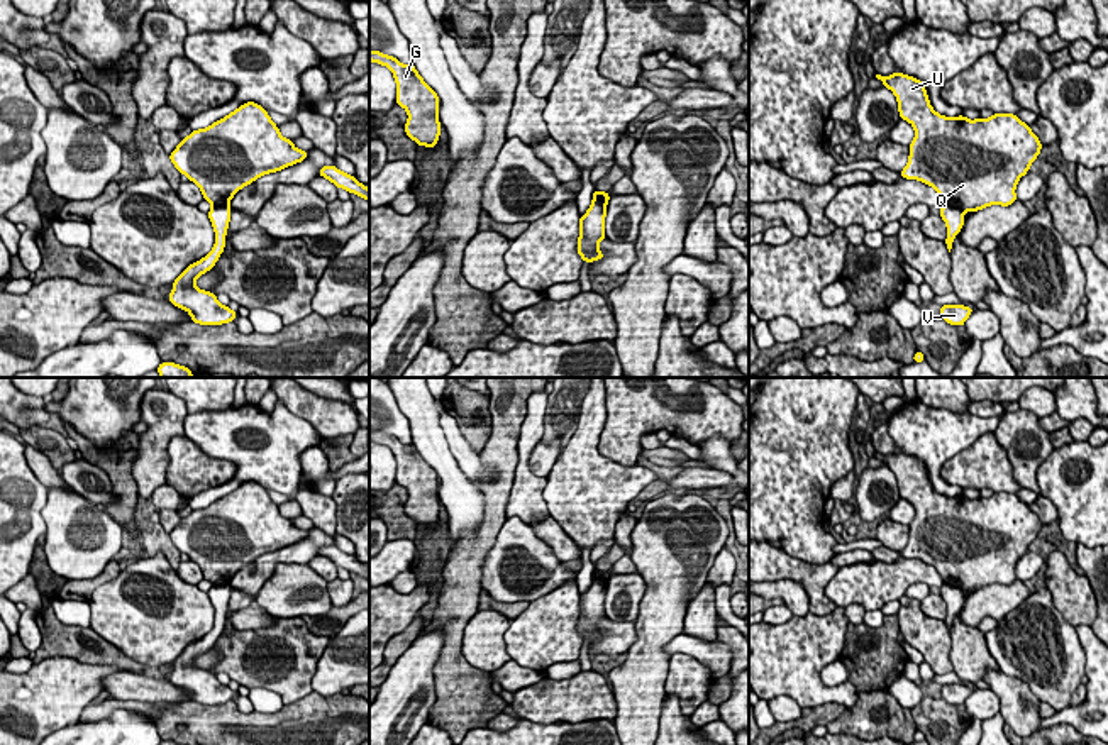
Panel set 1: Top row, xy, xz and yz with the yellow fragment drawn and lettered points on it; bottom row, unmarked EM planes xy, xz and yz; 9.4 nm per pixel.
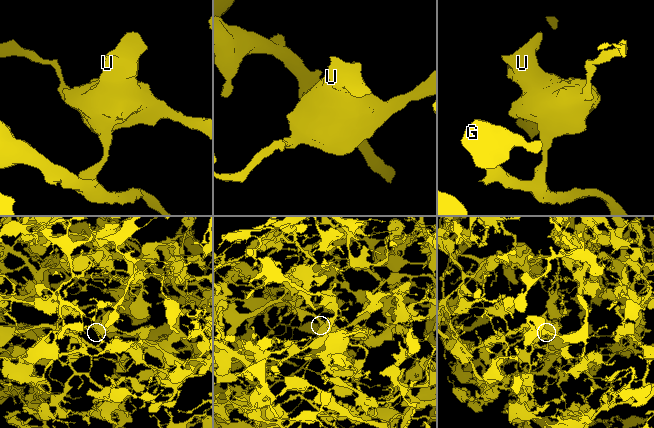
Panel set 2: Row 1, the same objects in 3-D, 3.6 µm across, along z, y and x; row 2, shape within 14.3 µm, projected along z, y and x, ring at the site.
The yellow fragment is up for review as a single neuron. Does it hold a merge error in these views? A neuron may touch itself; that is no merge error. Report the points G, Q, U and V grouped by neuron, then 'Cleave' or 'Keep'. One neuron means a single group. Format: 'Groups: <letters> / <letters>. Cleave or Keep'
Groups: G V / Q U. Cleave

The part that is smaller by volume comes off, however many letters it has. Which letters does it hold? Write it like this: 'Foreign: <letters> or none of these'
Foreign: Q, U

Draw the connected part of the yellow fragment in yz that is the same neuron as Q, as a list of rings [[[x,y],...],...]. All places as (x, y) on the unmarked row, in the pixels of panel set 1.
[[[900,450],[876,457],[895,472],[900,498],[915,508],[901,557],[933,566],[944,584],[962,591],[1017,581],[1017,562],[1042,528],[1027,503],[1013,493],[949,498],[932,488],[920,459]]]

